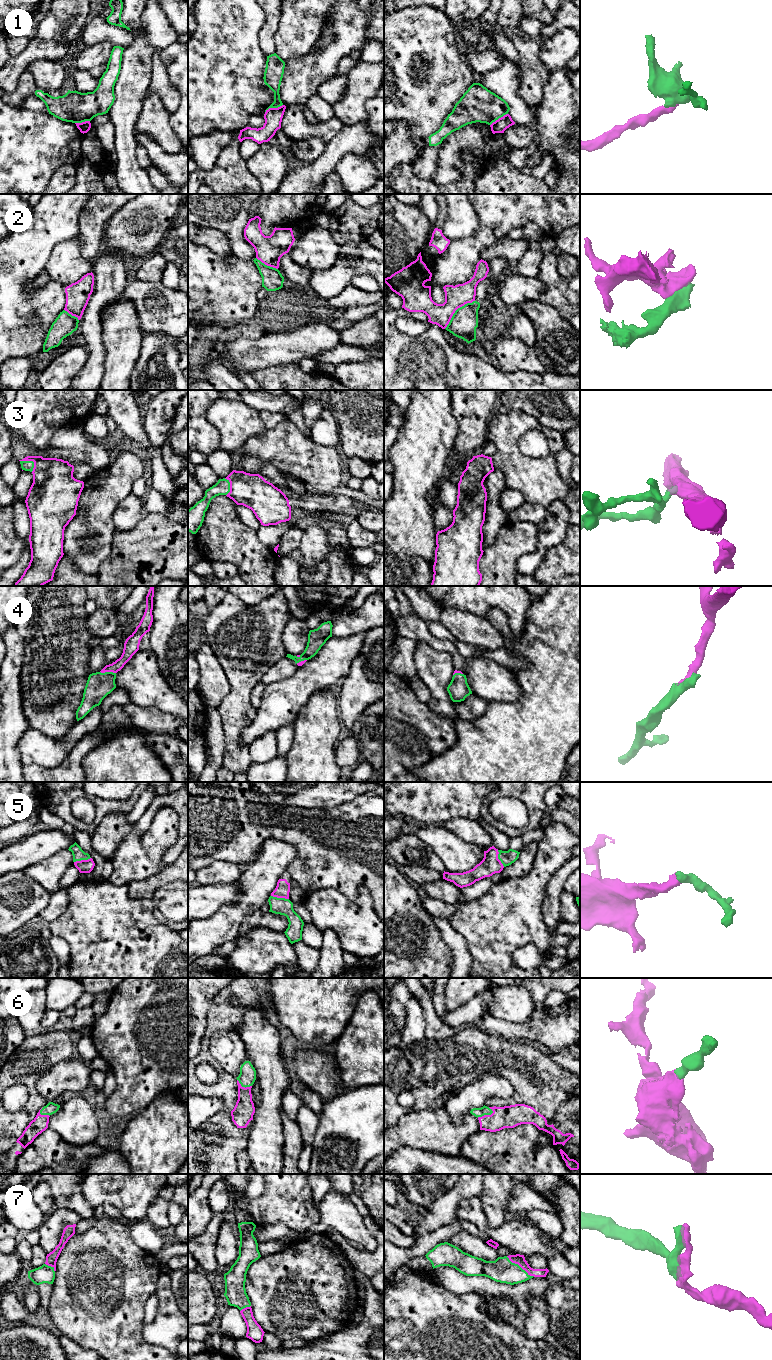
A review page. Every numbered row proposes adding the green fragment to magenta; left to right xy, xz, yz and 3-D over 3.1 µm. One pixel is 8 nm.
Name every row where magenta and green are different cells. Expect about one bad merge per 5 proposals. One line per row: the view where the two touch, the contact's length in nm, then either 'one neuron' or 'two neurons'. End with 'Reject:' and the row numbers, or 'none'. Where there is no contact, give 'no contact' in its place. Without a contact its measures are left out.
1: meets magenta in xz; contact 160 nm long; two neurons
2: meets magenta in yz; contact 340 nm long; two neurons
3: meets magenta in xy; contact 140 nm long; one neuron
4: meets magenta in xy; contact 130 nm long; one neuron
5: meets magenta in xz; contact 150 nm long; one neuron
6: meets magenta in yz; contact 140 nm long; one neuron
7: meets magenta in yz; contact 280 nm long; one neuron
Reject: 1, 2

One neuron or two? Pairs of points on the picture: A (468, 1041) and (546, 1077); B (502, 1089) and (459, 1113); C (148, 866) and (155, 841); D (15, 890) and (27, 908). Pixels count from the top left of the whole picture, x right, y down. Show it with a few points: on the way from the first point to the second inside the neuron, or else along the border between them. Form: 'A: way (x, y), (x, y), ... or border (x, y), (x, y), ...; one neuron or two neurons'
A: way (487, 1053), (507, 1054), (516, 1063), (527, 1069); one neuron
B: way (488, 1092), (467, 1091), (460, 1099); one neuron
C: border (141, 836), (141, 845), (146, 854), (158, 862); two neurons
D: way (17, 894), (23, 904); one neuron

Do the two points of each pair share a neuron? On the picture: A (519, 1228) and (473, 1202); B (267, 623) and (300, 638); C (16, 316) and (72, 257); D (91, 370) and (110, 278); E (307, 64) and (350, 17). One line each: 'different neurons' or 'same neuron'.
A: same neuron
B: different neurons
C: different neurons
D: same neuron
E: same neuron

